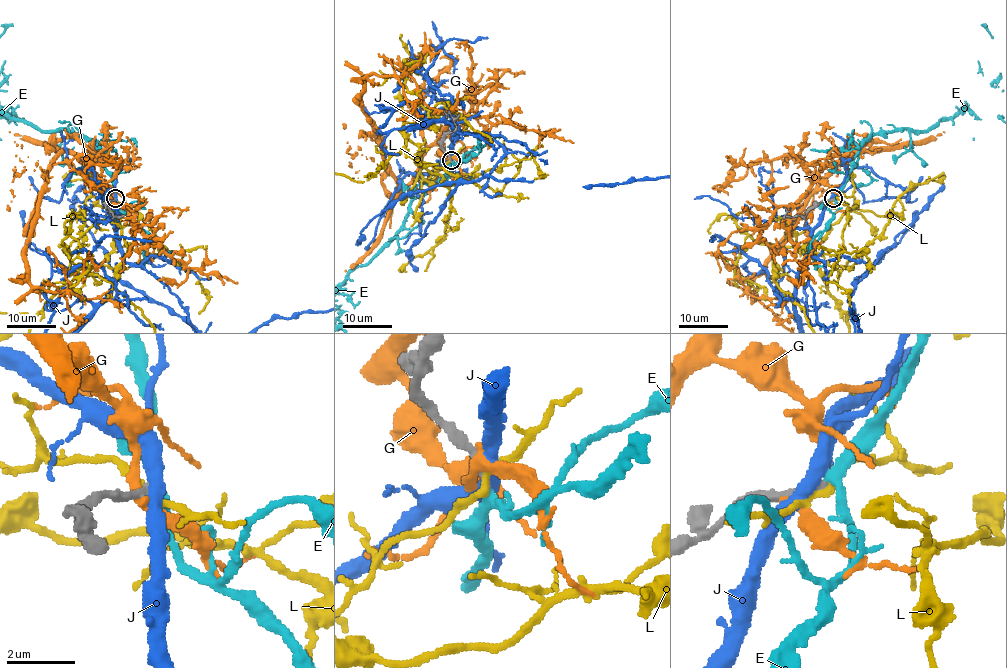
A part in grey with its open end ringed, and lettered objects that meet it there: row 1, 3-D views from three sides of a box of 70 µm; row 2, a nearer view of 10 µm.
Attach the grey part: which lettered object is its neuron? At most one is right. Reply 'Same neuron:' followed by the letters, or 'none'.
Same neuron: E

